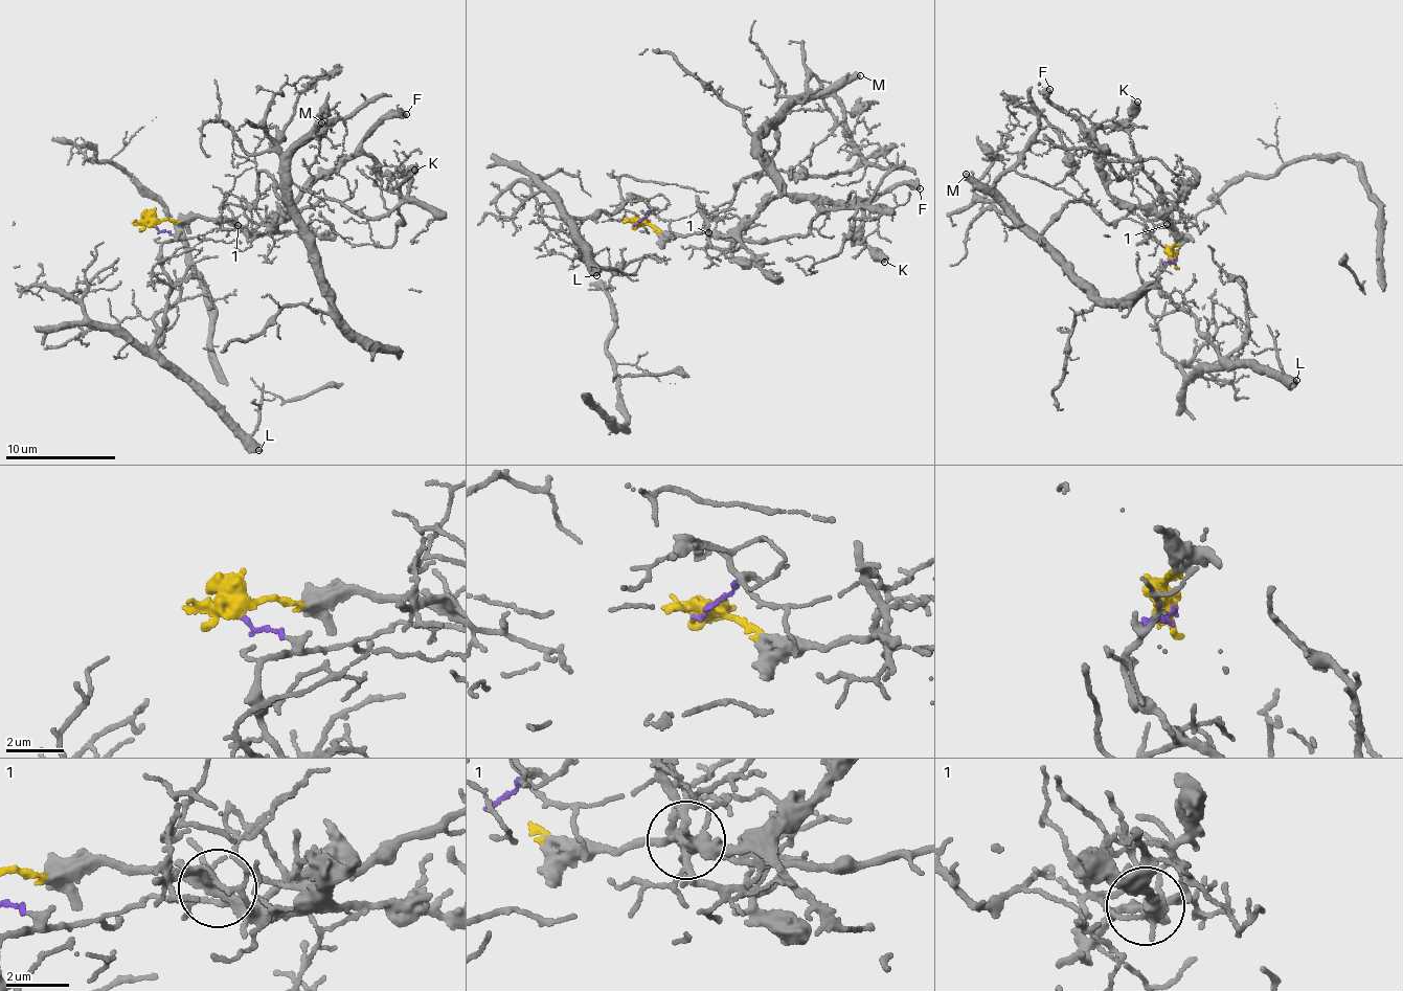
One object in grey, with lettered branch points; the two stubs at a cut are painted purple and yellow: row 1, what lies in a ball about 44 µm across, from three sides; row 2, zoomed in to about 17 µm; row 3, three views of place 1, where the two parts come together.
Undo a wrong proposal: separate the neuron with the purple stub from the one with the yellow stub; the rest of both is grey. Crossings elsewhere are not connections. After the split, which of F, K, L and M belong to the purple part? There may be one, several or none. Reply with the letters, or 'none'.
L, M

